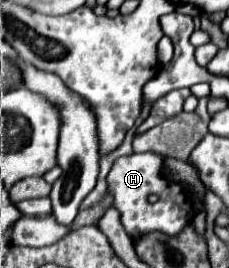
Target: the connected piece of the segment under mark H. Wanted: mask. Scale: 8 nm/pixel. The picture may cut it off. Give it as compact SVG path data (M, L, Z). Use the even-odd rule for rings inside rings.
M151 152L119 158L107 176L107 184L109 192L115 198L113 206L119 208L121 222L129 236L139 236L153 230L161 230L169 236L175 236L193 218L193 206L185 196L185 188L163 178L163 160ZM149 194L157 194L159 200L155 204L149 204Z

